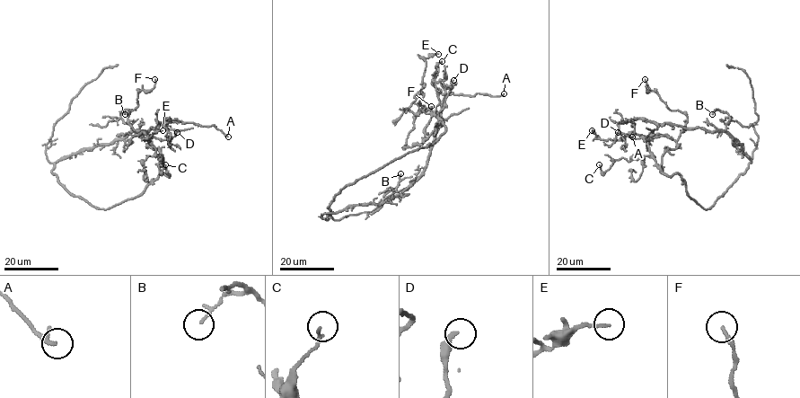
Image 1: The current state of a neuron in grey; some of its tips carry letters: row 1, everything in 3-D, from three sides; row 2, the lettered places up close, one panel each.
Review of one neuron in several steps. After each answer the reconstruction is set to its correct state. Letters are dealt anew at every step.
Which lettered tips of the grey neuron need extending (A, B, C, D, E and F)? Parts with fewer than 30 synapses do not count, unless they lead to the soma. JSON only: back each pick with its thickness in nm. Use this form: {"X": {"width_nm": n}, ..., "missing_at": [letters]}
{"missing_at": []}

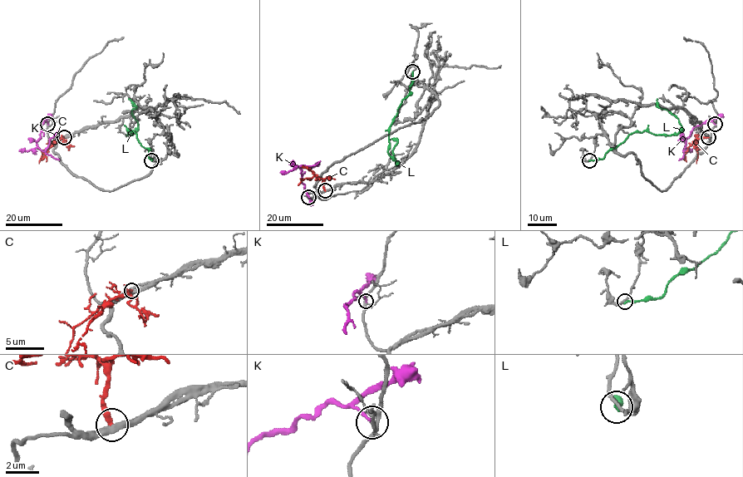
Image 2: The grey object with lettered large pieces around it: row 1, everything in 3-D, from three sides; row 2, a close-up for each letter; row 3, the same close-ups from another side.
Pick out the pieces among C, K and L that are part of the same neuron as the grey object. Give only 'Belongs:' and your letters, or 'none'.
Belongs: K

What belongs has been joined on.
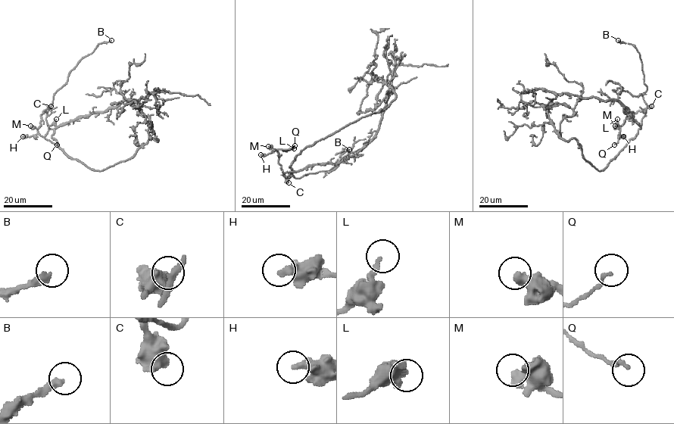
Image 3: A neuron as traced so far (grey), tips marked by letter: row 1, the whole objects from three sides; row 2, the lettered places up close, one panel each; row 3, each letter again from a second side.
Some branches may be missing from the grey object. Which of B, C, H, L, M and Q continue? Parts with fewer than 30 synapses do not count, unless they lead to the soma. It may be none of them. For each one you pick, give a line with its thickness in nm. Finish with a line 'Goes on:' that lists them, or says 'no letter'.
B: Thickness 340 nm
Goes on: B

